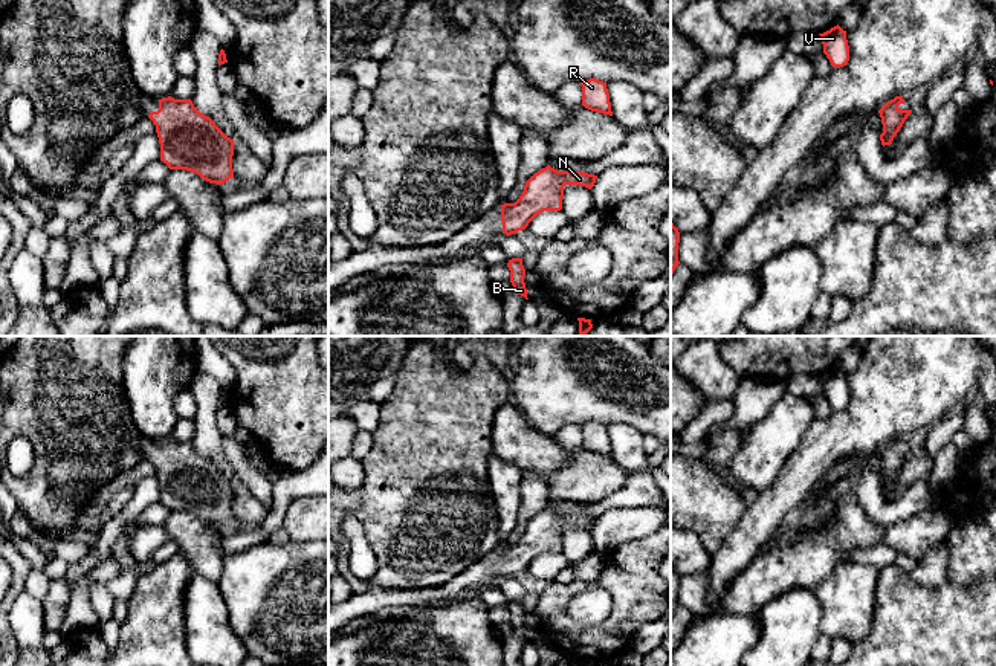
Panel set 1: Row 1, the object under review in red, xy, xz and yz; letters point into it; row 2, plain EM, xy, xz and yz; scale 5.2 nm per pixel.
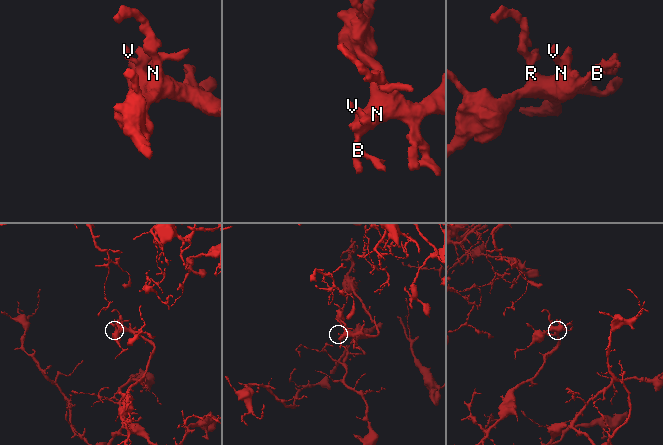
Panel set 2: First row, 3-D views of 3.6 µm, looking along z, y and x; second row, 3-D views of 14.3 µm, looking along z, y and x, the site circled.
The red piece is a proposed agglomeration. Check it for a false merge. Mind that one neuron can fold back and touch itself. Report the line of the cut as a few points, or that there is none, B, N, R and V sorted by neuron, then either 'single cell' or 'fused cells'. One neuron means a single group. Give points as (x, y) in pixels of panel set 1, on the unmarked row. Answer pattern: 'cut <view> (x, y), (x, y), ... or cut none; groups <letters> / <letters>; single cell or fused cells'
cut none; groups B N R V; single cell

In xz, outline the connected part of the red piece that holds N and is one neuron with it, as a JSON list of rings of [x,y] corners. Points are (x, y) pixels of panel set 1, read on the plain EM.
[[[547,507],[525,524],[524,533],[515,545],[501,547],[503,576],[512,577],[525,571],[544,553],[561,553],[565,527],[591,532],[596,521],[594,516],[558,513]]]

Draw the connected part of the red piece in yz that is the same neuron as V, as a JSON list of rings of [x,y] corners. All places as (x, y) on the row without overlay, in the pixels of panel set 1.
[[[839,367],[831,370],[829,373],[819,376],[823,396],[829,402],[833,409],[843,409],[849,403],[849,388],[846,382],[846,373],[843,373]]]

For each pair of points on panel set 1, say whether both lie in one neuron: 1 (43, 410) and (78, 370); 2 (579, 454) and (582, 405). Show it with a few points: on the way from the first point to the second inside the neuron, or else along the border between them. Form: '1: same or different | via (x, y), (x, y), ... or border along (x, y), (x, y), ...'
1: same | via (52, 400), (69, 379)
2: different | border along (579, 423), (565, 423), (553, 436)

